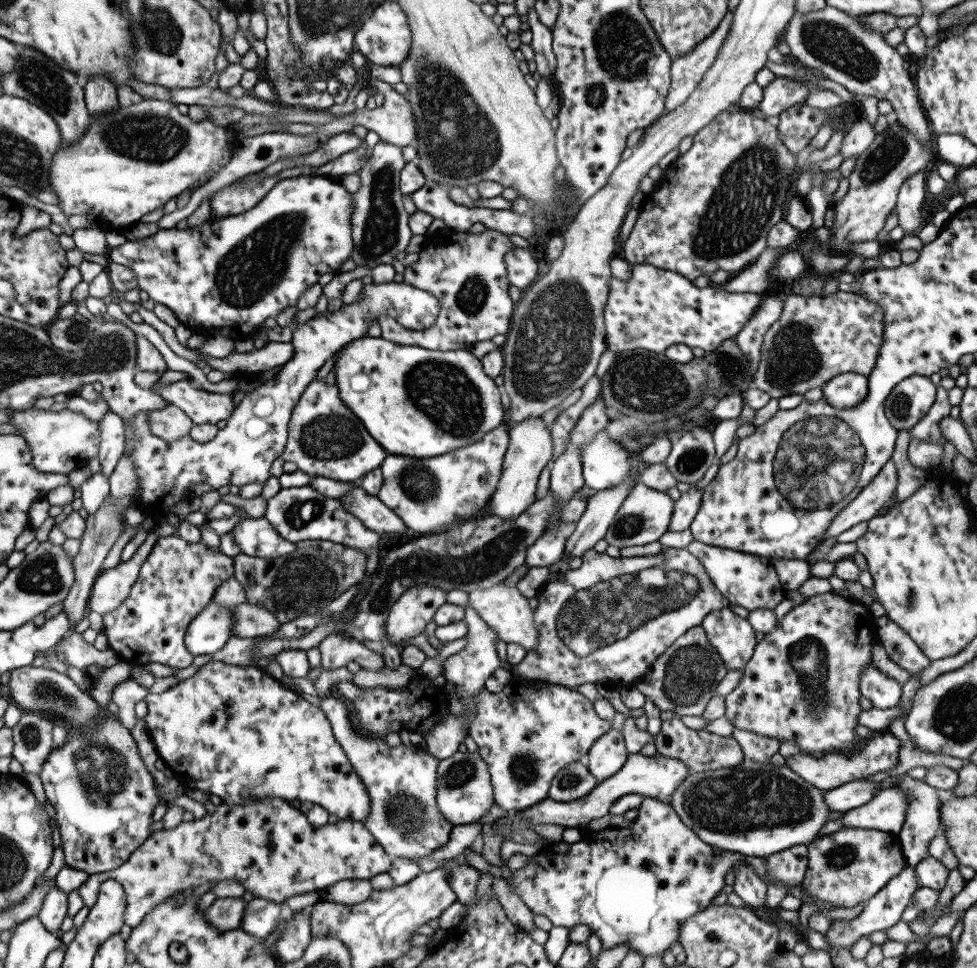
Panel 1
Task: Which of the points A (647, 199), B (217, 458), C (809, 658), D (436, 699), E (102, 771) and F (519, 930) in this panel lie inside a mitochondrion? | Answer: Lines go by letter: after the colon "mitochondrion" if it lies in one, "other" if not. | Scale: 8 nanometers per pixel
A: other
B: other
C: mitochondrion
D: other
E: mitochondrion
F: other

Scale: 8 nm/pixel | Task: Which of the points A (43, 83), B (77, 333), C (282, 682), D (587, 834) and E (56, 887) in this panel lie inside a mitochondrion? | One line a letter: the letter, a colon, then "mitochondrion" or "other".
A: mitochondrion
B: mitochondrion
C: other
D: other
E: other

